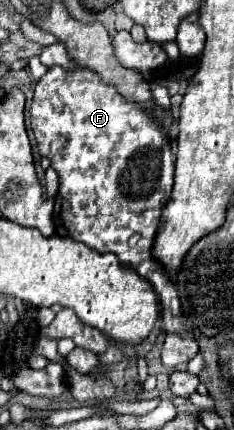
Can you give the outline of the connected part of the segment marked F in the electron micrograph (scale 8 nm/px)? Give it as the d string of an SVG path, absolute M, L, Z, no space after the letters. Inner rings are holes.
M51 66L35 86L35 96L31 104L31 130L35 134L39 154L47 156L51 160L51 166L59 174L59 192L55 196L53 212L55 234L83 242L91 250L101 254L111 252L119 258L121 264L135 268L137 274L147 278L161 296L165 330L183 332L177 288L165 268L153 256L153 242L159 228L161 212L173 188L175 156L171 152L171 140L175 140L179 130L177 126L173 126L173 118L161 106L155 106L153 112L159 116L157 122L165 126L165 132L159 130L159 124L149 116L147 110L143 112L143 108L139 108L137 104L123 100L121 94L117 94L115 86L101 82L93 70L65 70L63 66ZM133 218L135 230L129 224Z

